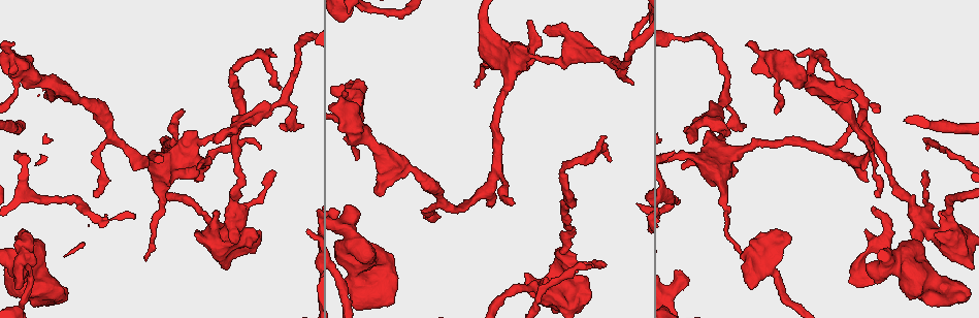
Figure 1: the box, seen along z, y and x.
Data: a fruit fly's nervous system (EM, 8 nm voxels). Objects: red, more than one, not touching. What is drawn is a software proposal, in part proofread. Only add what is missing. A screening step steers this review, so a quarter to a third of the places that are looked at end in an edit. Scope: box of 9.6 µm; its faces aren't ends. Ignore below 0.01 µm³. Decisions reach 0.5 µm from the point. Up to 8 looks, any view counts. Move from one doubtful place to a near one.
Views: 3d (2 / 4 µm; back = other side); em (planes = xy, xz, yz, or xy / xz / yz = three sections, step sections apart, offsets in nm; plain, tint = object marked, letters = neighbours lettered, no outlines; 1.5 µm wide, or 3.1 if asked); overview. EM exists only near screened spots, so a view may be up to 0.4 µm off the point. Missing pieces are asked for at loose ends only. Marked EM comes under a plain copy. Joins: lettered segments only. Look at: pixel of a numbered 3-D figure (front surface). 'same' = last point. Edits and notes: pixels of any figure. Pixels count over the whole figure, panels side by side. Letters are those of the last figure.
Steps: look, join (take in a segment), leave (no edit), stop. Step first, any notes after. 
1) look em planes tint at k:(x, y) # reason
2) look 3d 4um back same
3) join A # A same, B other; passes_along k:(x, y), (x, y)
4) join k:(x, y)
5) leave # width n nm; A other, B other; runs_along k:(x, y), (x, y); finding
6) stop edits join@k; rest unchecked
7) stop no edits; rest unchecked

look em planes letters at 1:(752, 289) # an open end

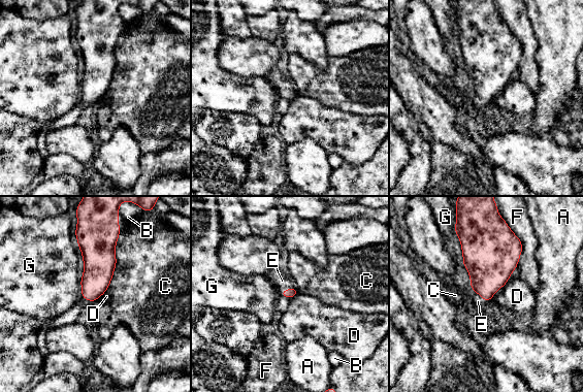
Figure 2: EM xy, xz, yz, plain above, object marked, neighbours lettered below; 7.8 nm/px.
join E # A other, B other, C other, D other, E same, F other, G other; passes_along 2:(292, 292), (286, 290), (282, 281); it goes on there

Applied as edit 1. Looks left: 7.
look em planes letters at 1:(380, 195) # thick end

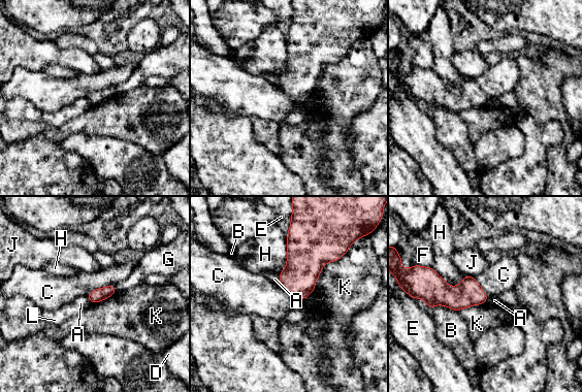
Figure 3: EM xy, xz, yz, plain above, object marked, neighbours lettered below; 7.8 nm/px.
leave # A other, B other, C other, D other, E other, F other, G other, H other, J other, K other, L other; border 3:(351, 246), (323, 266), (310, 294); no lettered segment goes on from it

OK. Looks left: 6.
look 3d 4um at 1:(590, 265) # long arm stops here

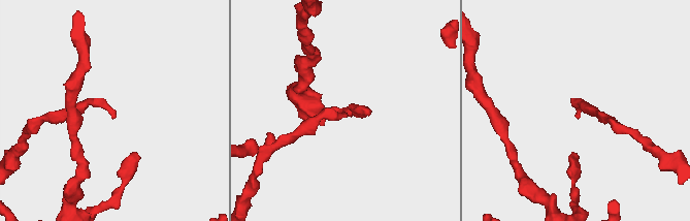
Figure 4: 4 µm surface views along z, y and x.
look em yz step 4 tint at 4:(345, 116) # now the EM

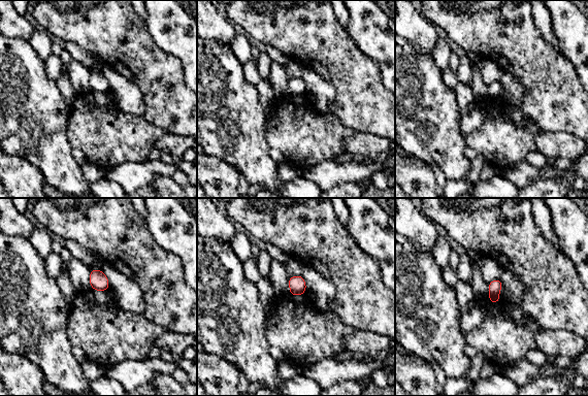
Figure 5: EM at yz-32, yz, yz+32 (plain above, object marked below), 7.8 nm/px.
look em planes letters same

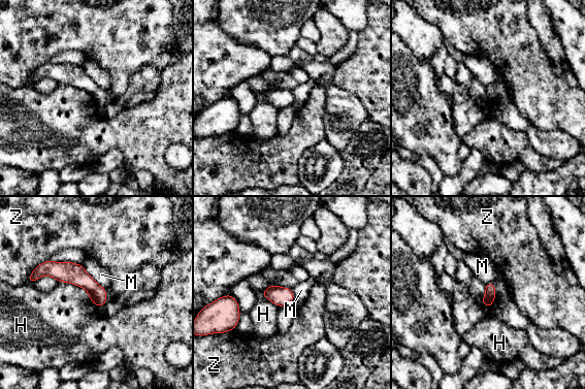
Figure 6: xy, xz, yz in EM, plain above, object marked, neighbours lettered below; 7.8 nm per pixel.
leave # width 90 nm; H other, M other, Z other; border 6:(82, 264), (84, 269), (105, 289); none of them fits

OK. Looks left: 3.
stop edits join@2; rest unchecked

